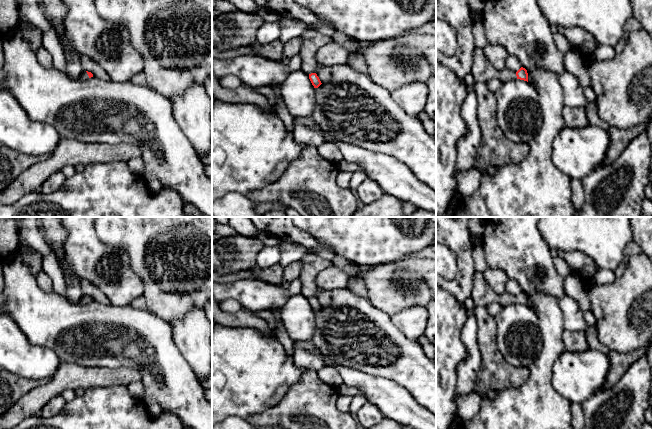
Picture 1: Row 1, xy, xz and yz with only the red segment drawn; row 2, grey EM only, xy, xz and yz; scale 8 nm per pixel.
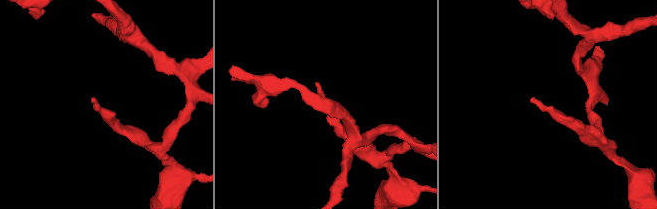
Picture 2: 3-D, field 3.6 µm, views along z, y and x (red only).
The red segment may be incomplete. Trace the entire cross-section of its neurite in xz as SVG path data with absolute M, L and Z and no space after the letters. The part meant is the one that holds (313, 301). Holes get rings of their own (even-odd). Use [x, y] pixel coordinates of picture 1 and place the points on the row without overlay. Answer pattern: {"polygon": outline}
{"polygon": "M315 253L305 254L300 262L302 264L302 272L299 276L302 283L301 294L309 299L309 303L314 312L318 312L322 307L315 297L319 291L315 283L315 278L319 272L332 266L333 263Z"}

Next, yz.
{"polygon": "M476 271L473 275L473 288L471 297L475 306L488 306L491 303L498 303L502 306L520 303L528 306L527 294L521 291L517 296L507 292L496 294L486 282L483 273Z"}

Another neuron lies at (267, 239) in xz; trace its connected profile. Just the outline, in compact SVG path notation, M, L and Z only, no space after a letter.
M260 231L255 235L254 238L259 239L266 246L278 246L281 243L277 237Z

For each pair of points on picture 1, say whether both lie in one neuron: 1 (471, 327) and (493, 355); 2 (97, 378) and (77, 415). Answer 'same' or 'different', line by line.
1: different
2: different

